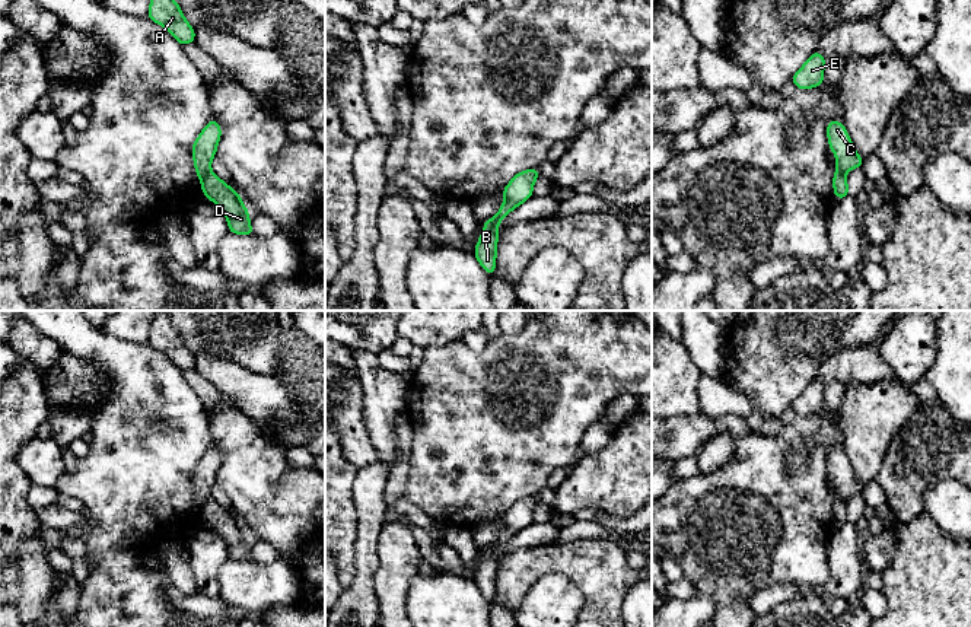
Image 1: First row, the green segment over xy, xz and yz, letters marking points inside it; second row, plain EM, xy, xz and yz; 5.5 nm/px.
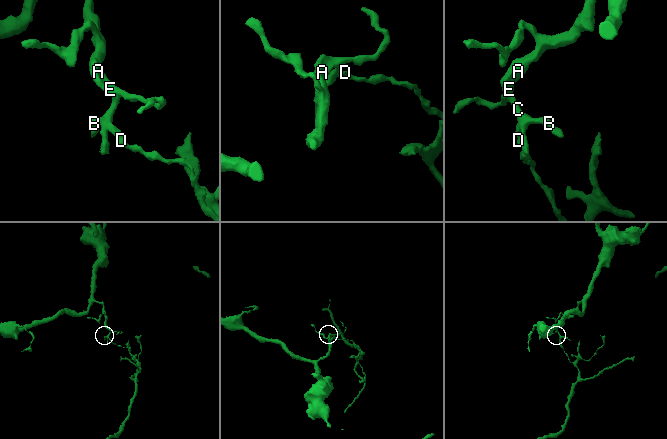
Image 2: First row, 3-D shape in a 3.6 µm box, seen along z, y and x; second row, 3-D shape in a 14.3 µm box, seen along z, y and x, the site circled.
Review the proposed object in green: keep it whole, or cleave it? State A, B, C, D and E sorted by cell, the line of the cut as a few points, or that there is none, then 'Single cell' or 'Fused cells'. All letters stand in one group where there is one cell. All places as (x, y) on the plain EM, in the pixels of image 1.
Groups: A B C E / D. Split along xy (210, 497), (201, 506). Fused cells

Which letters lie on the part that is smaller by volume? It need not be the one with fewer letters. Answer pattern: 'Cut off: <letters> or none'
Cut off: D

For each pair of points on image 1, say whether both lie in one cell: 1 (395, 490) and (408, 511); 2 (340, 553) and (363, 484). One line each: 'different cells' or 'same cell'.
1: same cell
2: different cells

